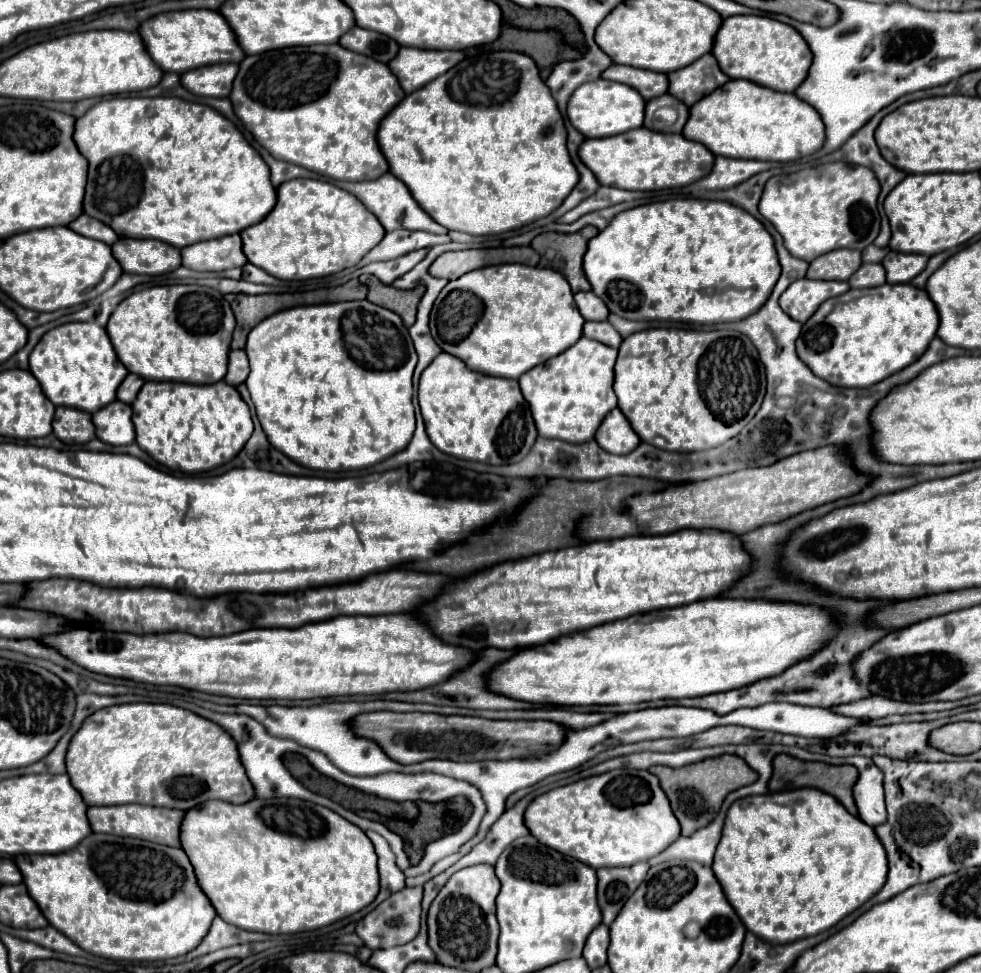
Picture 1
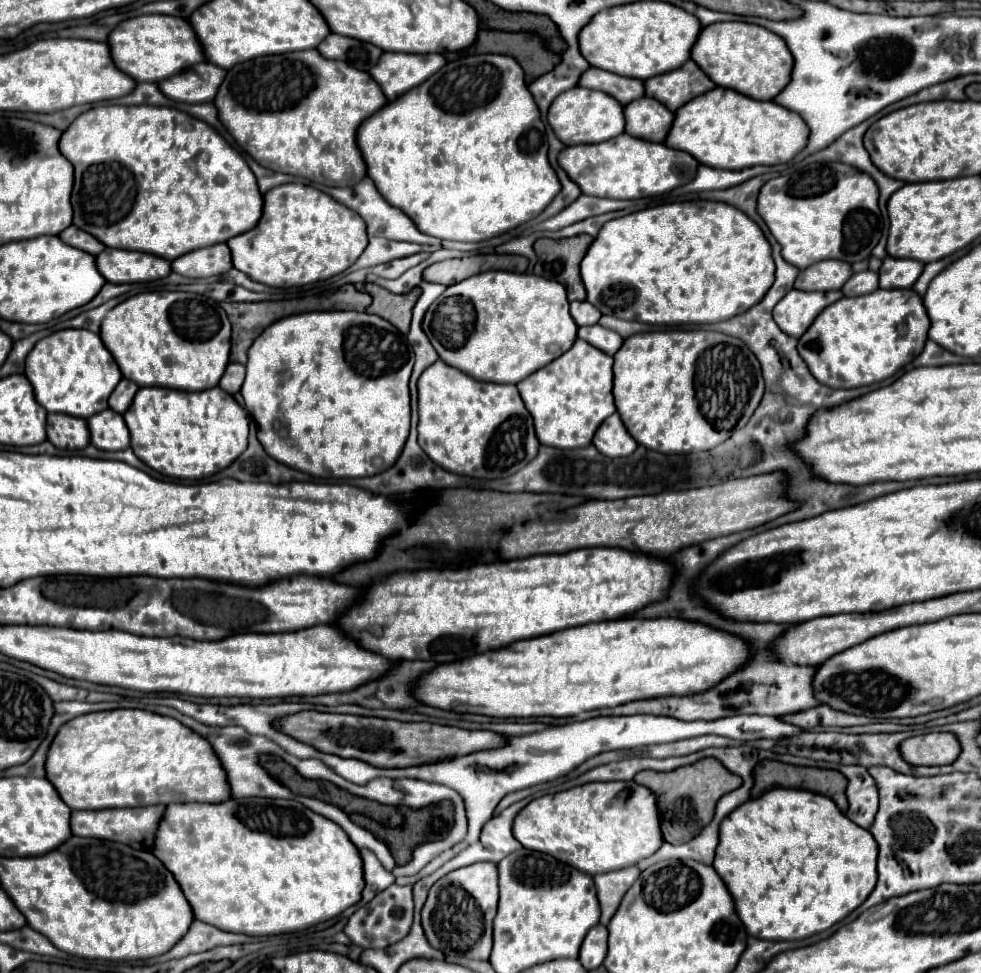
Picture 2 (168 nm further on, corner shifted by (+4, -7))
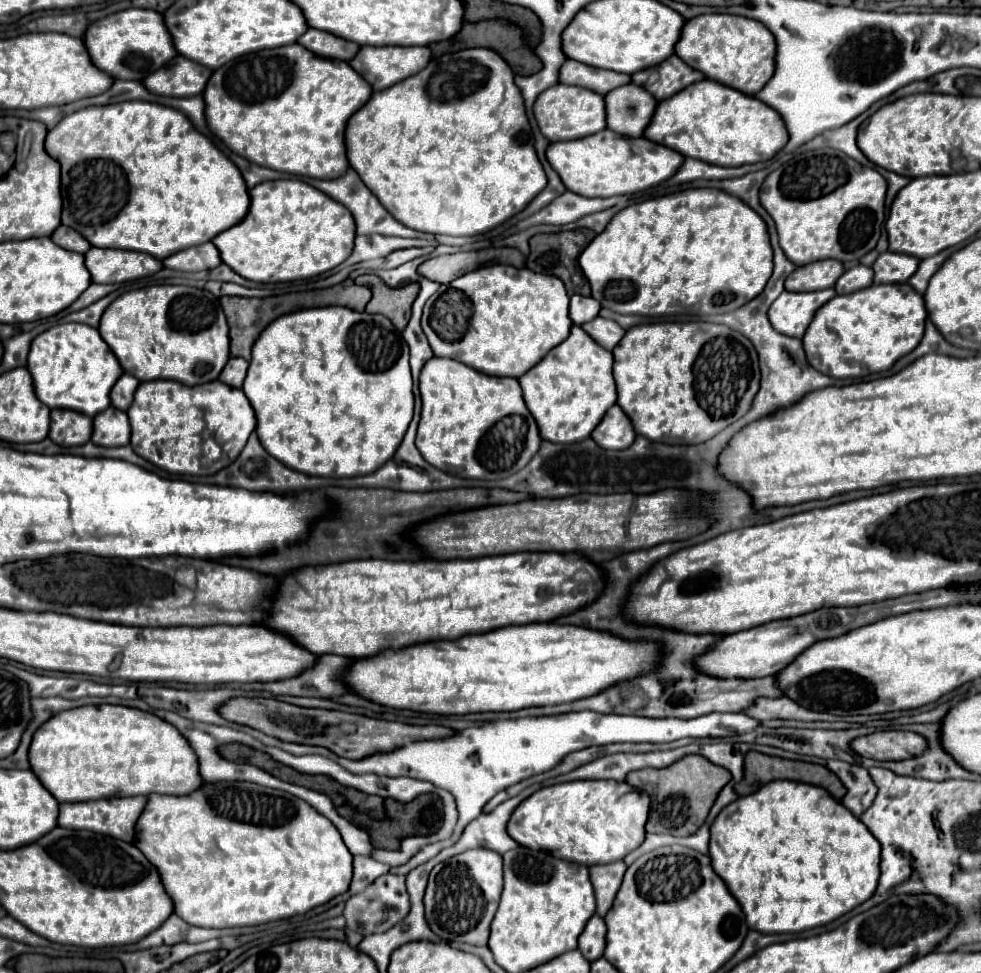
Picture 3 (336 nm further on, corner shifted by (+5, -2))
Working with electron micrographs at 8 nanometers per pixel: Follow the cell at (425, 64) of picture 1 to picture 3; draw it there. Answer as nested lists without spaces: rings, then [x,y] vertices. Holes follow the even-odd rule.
[[[363,46],[351,60],[351,66],[371,84],[375,92],[395,86],[409,76],[415,76],[431,60],[427,46]]]

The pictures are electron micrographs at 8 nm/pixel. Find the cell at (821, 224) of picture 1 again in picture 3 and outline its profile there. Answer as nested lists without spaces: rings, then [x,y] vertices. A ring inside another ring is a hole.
[[[819,148],[811,152],[801,152],[791,162],[773,170],[761,186],[759,200],[761,200],[761,206],[769,212],[769,216],[777,224],[779,244],[785,256],[793,264],[803,266],[825,258],[851,262],[871,252],[881,236],[881,226],[885,222],[885,214],[883,214],[885,190],[887,190],[885,178],[873,168],[859,166],[859,162],[855,162],[853,158],[847,158],[847,154],[839,150]]]

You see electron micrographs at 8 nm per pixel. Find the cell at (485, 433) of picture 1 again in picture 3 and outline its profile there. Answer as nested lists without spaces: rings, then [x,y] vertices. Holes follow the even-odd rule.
[[[433,356],[421,370],[417,448],[431,466],[459,478],[501,480],[519,472],[539,450],[541,436],[515,378],[481,374],[457,360]]]

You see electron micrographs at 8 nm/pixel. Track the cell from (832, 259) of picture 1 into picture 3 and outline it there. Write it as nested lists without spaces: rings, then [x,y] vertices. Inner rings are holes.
[[[817,260],[811,264],[799,266],[785,280],[785,290],[811,292],[811,290],[833,288],[843,272],[845,272],[845,268],[839,260]]]

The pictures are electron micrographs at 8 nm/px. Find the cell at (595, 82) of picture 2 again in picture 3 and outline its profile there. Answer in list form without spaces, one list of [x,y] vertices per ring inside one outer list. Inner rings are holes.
[[[567,60],[563,64],[563,70],[559,74],[559,82],[563,84],[575,84],[589,88],[597,94],[607,94],[619,86],[625,86],[631,82],[631,76],[619,74],[613,70],[603,70],[603,68],[593,68],[577,60]]]

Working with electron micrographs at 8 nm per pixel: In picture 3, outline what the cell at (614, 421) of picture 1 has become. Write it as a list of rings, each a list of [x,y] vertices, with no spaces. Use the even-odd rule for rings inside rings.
[[[615,404],[591,432],[591,438],[605,450],[625,450],[631,446],[631,442],[635,442],[635,430],[631,426],[631,420]]]

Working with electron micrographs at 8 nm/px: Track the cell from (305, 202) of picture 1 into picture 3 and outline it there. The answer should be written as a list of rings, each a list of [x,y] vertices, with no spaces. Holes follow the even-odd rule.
[[[295,178],[261,182],[249,194],[251,208],[245,220],[213,238],[221,260],[243,278],[293,282],[333,270],[349,258],[355,242],[355,218],[343,204]]]

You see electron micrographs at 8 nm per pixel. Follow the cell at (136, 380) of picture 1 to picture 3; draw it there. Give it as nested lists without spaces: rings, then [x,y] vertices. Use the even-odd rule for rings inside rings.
[[[123,374],[111,390],[111,404],[119,410],[127,410],[133,402],[133,394],[135,394],[137,386],[139,386],[139,380],[135,376]]]

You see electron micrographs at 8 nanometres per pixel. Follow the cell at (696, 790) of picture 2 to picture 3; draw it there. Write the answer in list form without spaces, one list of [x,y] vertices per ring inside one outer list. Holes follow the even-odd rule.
[[[685,756],[675,764],[655,770],[643,768],[627,774],[625,782],[645,790],[653,798],[653,808],[647,820],[647,832],[671,834],[671,836],[691,836],[705,822],[717,794],[731,780],[731,772],[715,766],[705,756]]]

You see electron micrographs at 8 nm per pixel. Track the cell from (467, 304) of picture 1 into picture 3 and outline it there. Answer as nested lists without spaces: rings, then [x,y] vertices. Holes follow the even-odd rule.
[[[493,264],[467,272],[449,284],[441,284],[423,308],[421,326],[435,356],[459,360],[489,376],[519,378],[569,336],[573,322],[569,318],[569,296],[557,276],[537,274],[529,268]]]

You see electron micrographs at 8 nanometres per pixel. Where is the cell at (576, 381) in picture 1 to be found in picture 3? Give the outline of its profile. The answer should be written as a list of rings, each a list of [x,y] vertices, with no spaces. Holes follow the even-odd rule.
[[[573,326],[569,338],[555,346],[537,366],[519,378],[527,408],[537,420],[541,438],[559,444],[581,442],[589,438],[603,414],[617,402],[613,380],[613,354],[603,350],[579,326]]]

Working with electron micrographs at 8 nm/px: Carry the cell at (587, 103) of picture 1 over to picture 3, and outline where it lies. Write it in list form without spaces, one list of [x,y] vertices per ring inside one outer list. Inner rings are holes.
[[[567,84],[551,86],[551,90],[545,90],[543,94],[539,94],[533,114],[537,118],[537,124],[543,132],[543,136],[549,142],[577,140],[577,138],[591,136],[591,134],[597,134],[607,128],[605,98],[593,90],[579,88],[579,86],[567,86]]]

